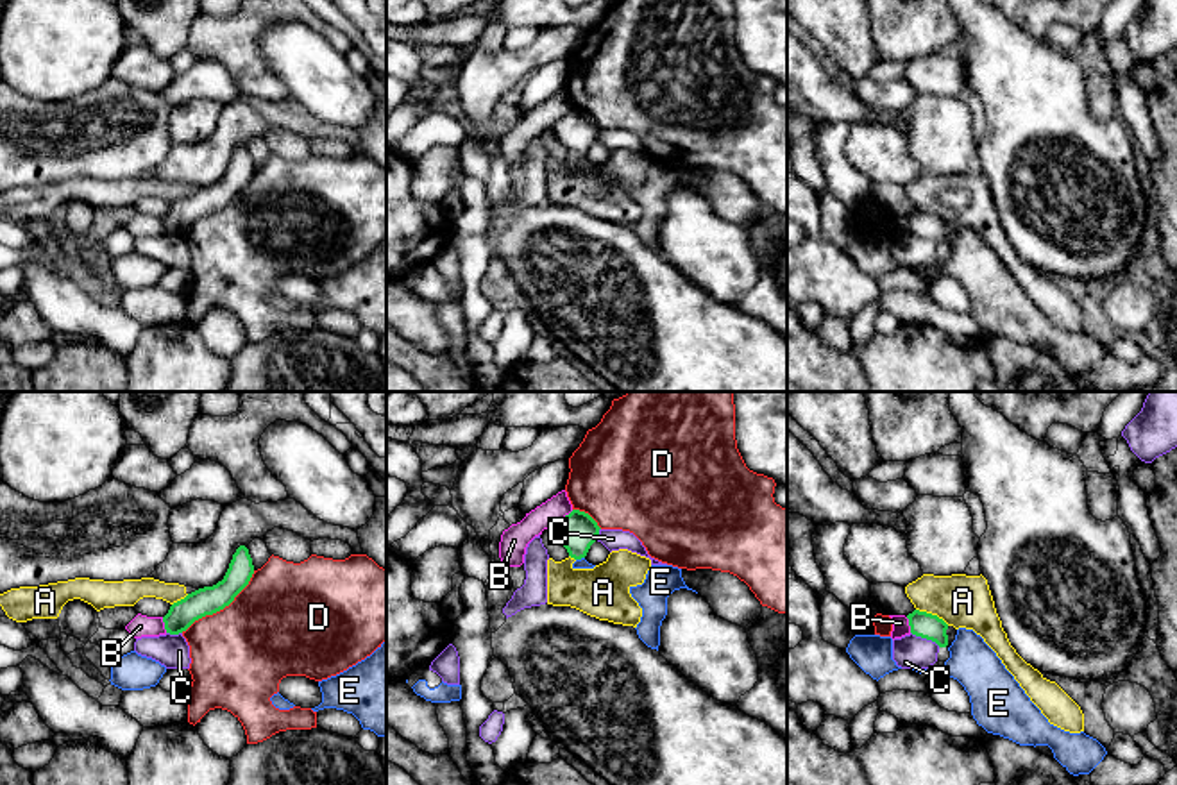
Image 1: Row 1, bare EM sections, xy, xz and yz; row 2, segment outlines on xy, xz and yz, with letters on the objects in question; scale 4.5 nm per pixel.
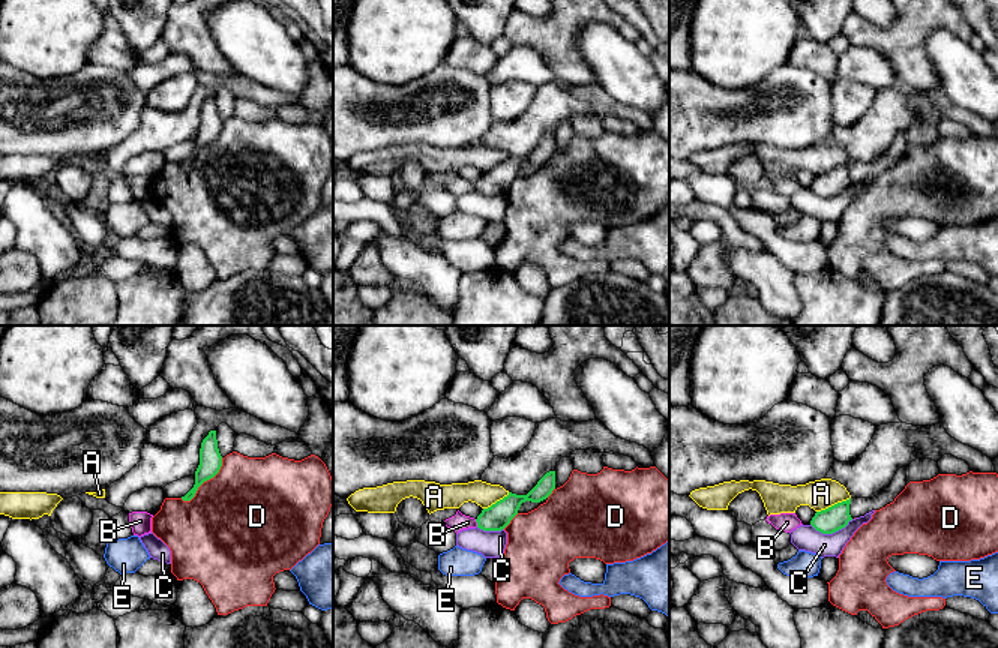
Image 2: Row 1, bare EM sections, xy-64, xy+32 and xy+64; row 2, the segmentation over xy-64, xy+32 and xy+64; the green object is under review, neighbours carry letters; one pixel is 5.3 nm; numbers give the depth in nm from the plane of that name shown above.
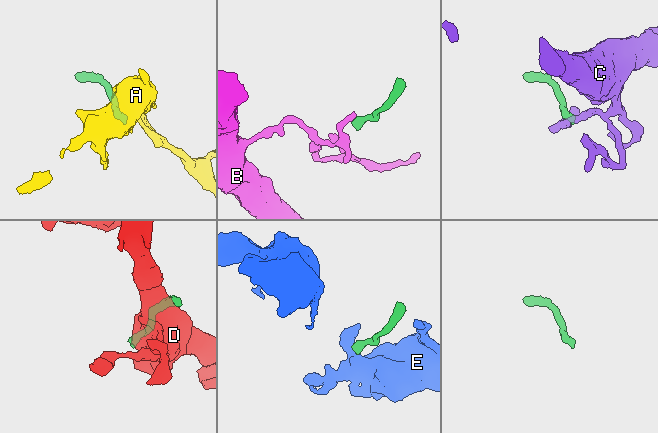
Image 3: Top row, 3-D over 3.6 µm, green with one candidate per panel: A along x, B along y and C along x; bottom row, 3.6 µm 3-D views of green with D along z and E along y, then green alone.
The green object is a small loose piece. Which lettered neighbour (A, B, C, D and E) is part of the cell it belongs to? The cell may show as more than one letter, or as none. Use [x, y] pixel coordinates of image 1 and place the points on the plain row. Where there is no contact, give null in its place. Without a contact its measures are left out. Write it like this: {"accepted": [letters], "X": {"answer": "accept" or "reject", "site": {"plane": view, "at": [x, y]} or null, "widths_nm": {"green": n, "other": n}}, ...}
{"accepted": [], "A": {"answer": "reject", "site": {"plane": "yz", "at": [931, 213]}, "widths_nm": {"green": 120, "other": 240}}, "B": {"answer": "reject", "site": {"plane": "xz", "at": [564, 117]}, "widths_nm": {"green": 180, "other": 130}}, "C": {"answer": "reject", "site": {"plane": "yz", "at": [925, 236]}, "widths_nm": {"green": 120, "other": 150}}, "D": {"answer": "reject", "site": {"plane": "xy", "at": [220, 208]}, "widths_nm": {"green": 130, "other": 440}}, "E": {"answer": "reject", "site": {"plane": "xz", "at": [580, 158]}, "widths_nm": {"green": 180, "other": 50}}}

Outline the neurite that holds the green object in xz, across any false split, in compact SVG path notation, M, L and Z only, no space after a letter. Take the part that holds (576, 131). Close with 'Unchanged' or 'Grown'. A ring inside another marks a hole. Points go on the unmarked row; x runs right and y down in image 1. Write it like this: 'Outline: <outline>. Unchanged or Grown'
Outline: M572 109L558 120L555 125L555 134L571 157L581 159L597 139L599 129L601 127L588 113Z. Unchanged

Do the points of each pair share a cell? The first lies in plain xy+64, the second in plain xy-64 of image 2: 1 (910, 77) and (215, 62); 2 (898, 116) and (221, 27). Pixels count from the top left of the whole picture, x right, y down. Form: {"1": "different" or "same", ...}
{"1": "same", "2": "different"}

